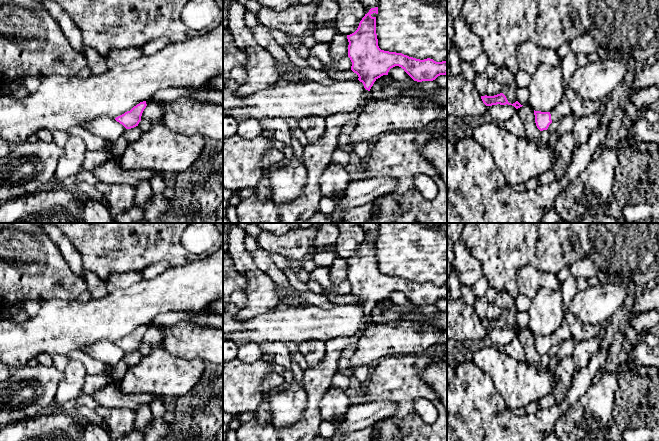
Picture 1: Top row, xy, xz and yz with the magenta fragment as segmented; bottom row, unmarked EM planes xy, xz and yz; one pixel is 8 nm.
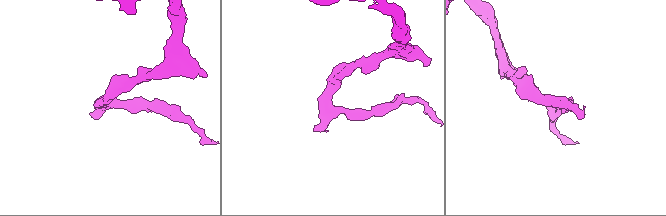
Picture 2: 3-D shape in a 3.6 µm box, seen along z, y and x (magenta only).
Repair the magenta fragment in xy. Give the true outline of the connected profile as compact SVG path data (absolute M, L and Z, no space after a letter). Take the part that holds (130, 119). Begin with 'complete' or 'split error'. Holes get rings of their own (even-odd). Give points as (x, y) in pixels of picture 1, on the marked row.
complete | M146 101L140 102L130 111L116 117L115 120L122 124L126 129L134 128L138 126L139 122L141 121L141 116L146 106Z

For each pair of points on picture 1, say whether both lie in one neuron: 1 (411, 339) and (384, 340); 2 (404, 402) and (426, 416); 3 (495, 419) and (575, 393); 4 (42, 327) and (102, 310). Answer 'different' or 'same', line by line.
1: same
2: different
3: same
4: same

